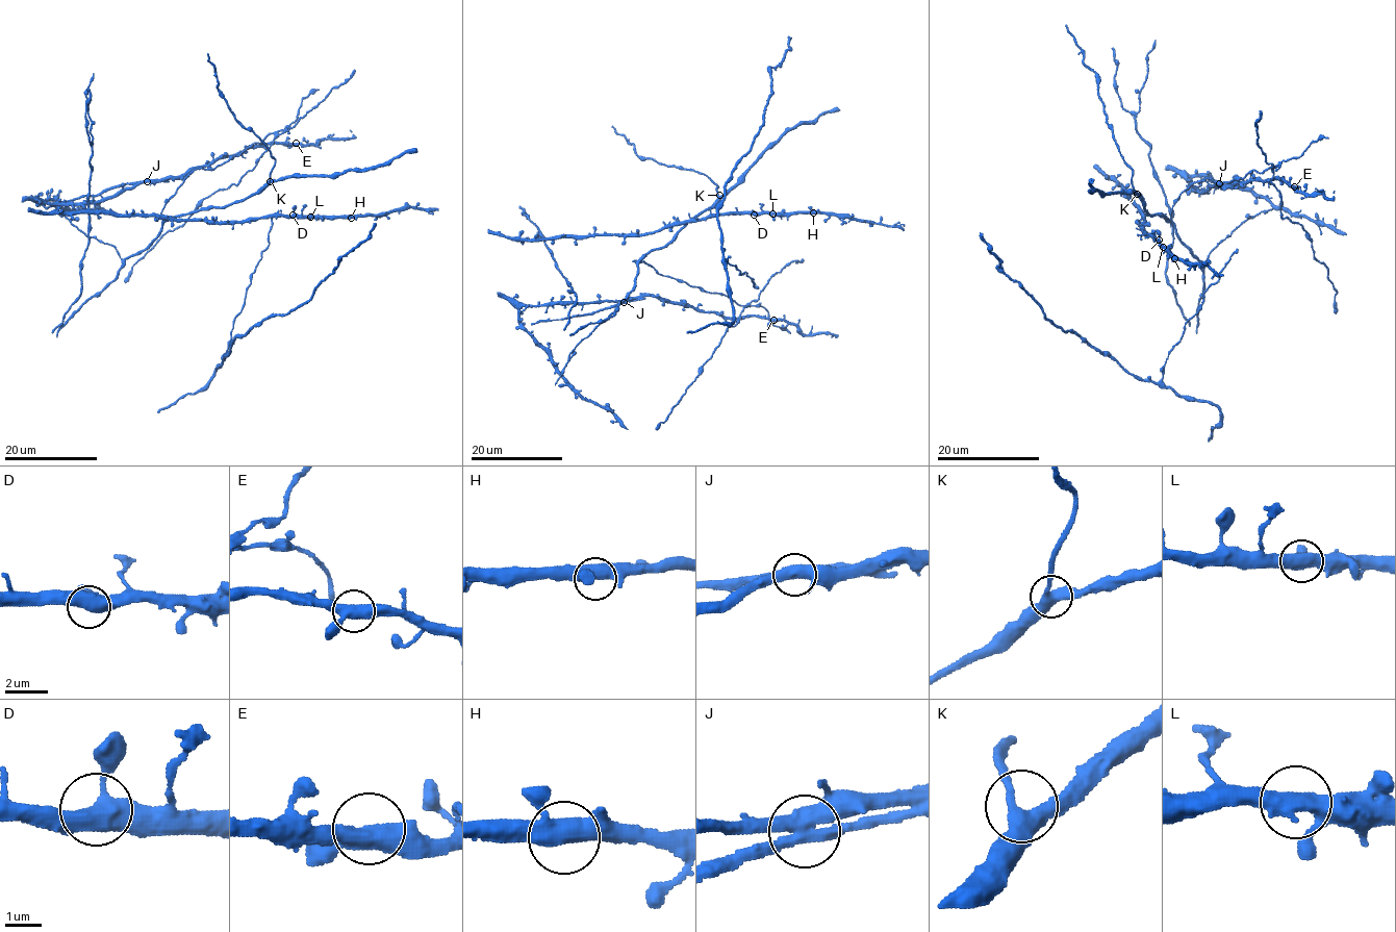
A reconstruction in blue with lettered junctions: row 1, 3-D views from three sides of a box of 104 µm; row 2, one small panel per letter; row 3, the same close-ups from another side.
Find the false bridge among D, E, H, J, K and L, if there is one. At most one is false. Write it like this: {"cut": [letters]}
{"cut": ["J"]}

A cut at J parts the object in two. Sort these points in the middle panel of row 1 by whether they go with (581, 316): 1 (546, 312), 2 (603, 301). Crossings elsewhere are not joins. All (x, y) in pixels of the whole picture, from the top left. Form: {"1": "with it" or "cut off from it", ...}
{"1": "cut off from it", "2": "cut off from it"}

